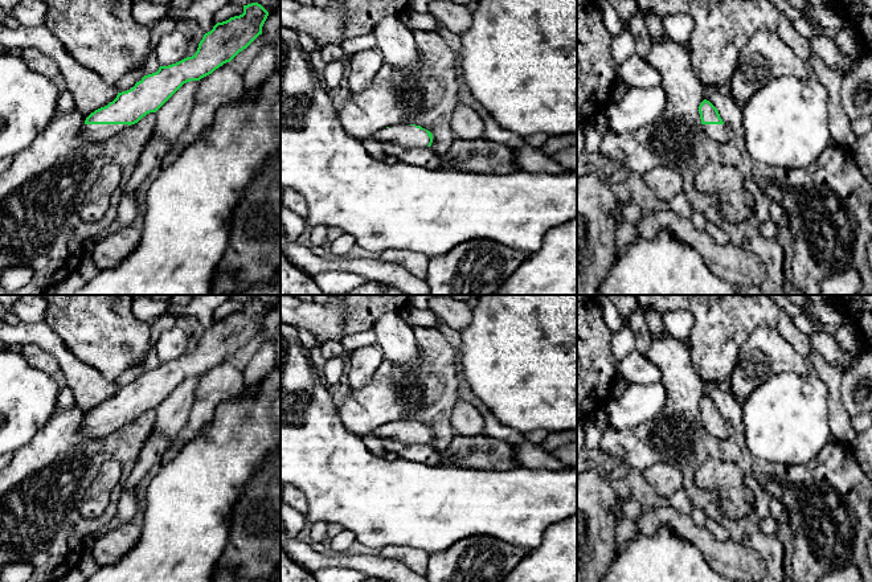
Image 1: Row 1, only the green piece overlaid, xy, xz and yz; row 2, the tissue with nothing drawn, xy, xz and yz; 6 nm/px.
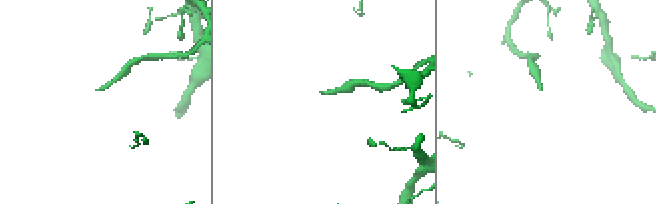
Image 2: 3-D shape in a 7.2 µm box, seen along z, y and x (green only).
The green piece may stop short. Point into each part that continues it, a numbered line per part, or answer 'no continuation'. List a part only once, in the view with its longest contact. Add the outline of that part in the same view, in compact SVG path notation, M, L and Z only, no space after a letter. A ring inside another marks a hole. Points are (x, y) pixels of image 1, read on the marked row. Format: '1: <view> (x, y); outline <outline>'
1: xy (90, 132); outline M83 124L79 136L85 143L102 143L127 127L128 124Z

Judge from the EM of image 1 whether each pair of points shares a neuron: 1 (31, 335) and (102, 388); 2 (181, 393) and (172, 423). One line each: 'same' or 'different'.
1: same
2: same

